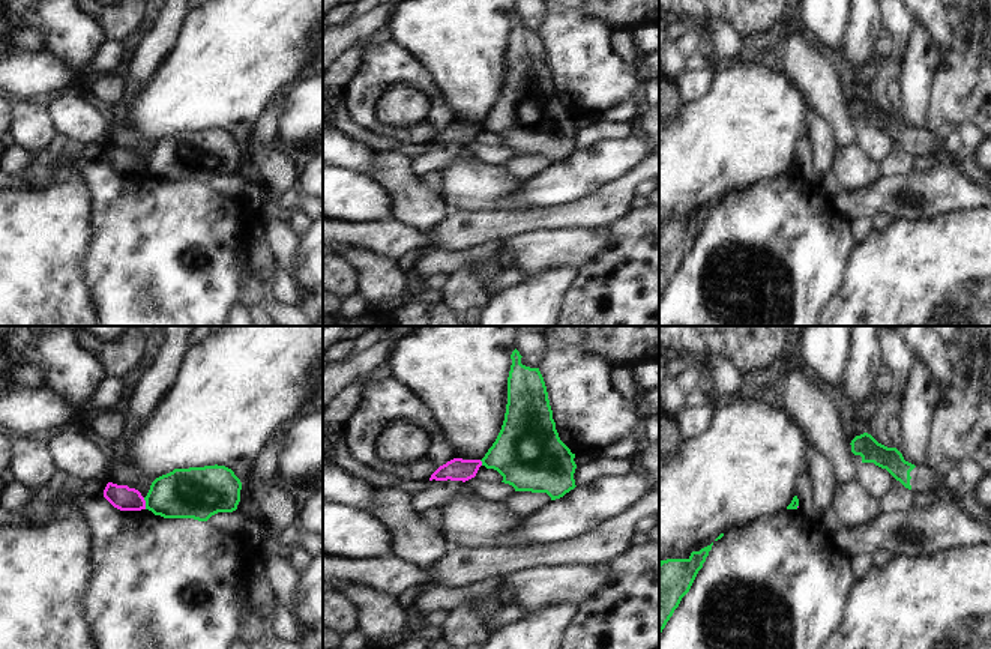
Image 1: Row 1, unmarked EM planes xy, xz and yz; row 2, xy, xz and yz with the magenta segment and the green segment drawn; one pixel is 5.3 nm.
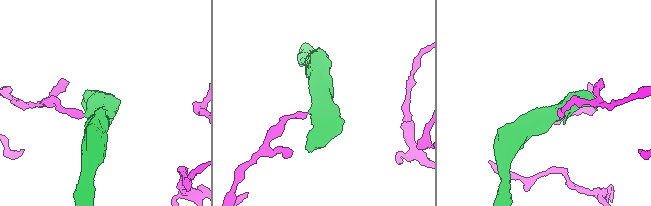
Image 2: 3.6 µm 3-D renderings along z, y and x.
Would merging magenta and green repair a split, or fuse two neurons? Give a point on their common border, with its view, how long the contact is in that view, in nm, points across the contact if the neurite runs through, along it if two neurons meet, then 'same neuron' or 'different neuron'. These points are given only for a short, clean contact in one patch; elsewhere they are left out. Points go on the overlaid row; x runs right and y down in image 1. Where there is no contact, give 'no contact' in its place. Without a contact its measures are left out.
contact xy (144, 504); length 70 nm; border xy (143, 498), (146, 508); different neuron

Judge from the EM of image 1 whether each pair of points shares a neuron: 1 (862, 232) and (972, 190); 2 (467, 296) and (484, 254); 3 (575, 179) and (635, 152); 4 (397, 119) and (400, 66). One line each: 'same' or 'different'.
1: different
2: different
3: same
4: different

